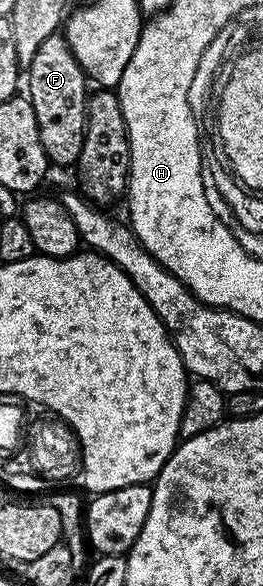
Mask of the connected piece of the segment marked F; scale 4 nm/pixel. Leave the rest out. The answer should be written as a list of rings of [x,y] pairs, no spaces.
[[[60,32],[53,33],[39,46],[35,59],[27,66],[27,96],[35,107],[35,120],[39,123],[39,140],[47,151],[50,166],[76,166],[79,151],[83,151],[85,112],[89,102],[90,86],[85,72],[79,67],[71,47]]]

